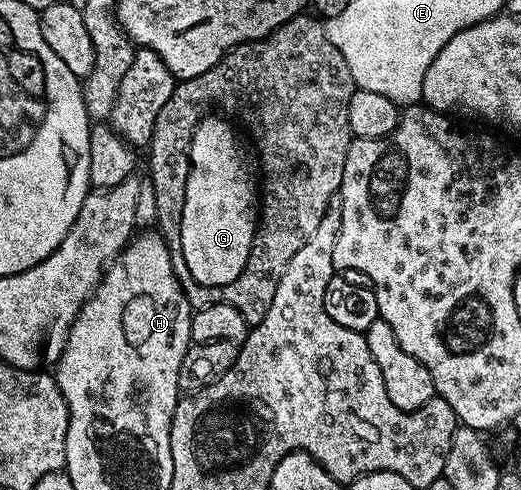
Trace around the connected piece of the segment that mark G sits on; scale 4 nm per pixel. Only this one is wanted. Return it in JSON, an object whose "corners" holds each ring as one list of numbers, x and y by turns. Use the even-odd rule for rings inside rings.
{"corners":[[219,117,201,118,192,133,192,143,188,149,188,183,180,213,180,255,184,258,184,266,198,285,210,287,240,281,240,275,244,273,244,266,254,249,252,237,258,225,258,182,252,179,253,163,252,166,248,163,248,154,231,126,233,123,227,117]]}

